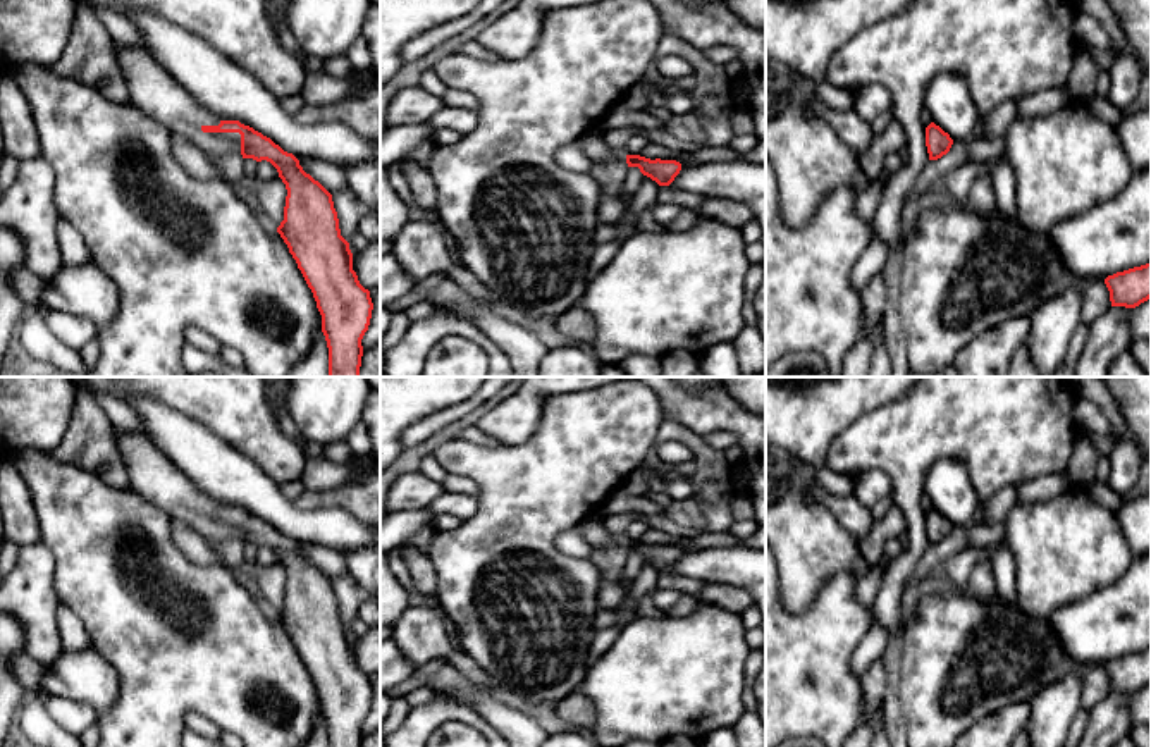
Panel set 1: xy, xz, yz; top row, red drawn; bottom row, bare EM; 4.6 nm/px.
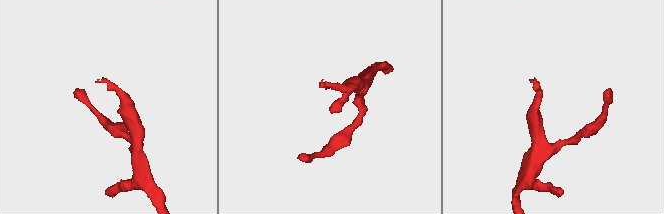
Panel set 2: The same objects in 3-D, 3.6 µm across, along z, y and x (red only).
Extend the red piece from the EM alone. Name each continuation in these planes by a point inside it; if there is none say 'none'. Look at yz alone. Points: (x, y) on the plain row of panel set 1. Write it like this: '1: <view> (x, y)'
none

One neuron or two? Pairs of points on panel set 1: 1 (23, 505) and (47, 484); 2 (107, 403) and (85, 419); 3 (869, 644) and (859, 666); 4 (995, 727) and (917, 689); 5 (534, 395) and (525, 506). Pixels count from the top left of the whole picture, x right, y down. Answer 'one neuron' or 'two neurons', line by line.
1: two neurons
2: two neurons
3: one neuron
4: two neurons
5: two neurons

